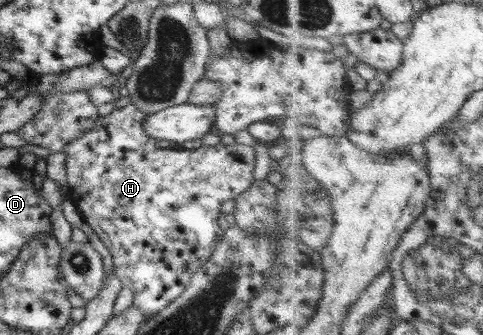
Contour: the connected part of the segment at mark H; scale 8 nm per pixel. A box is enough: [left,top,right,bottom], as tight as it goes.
[63,103,254,317]

